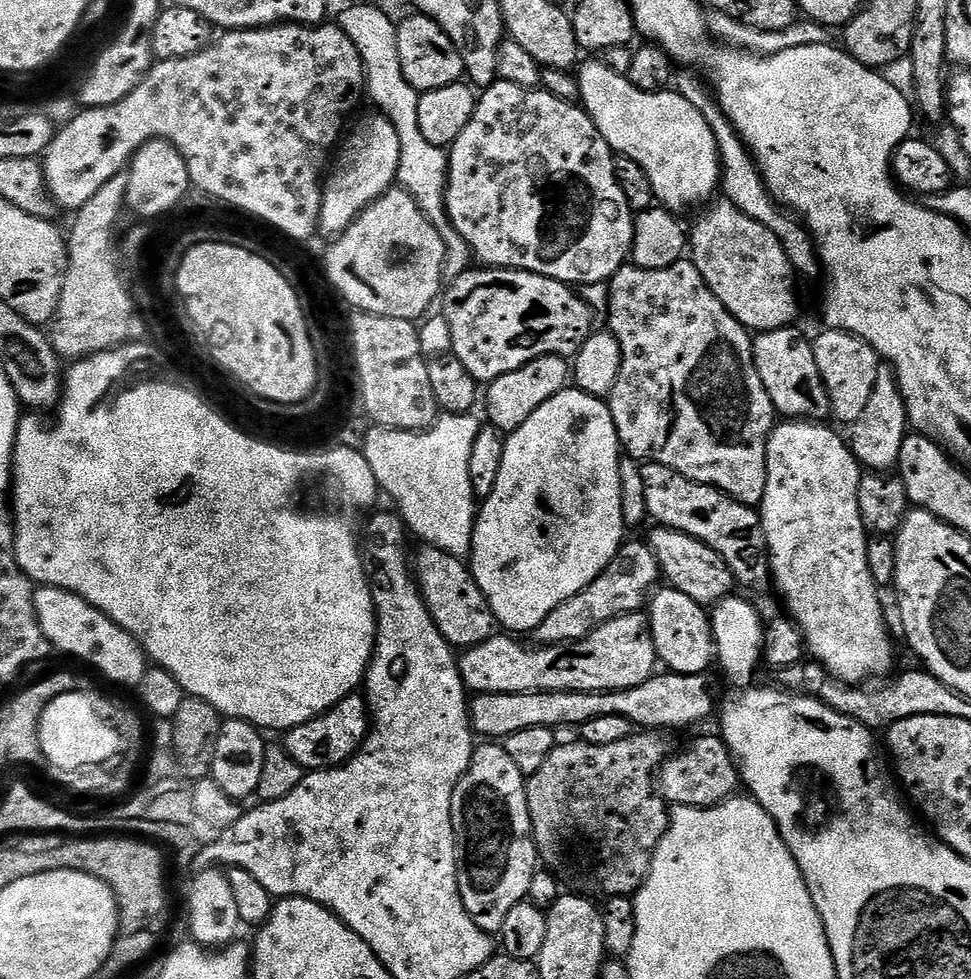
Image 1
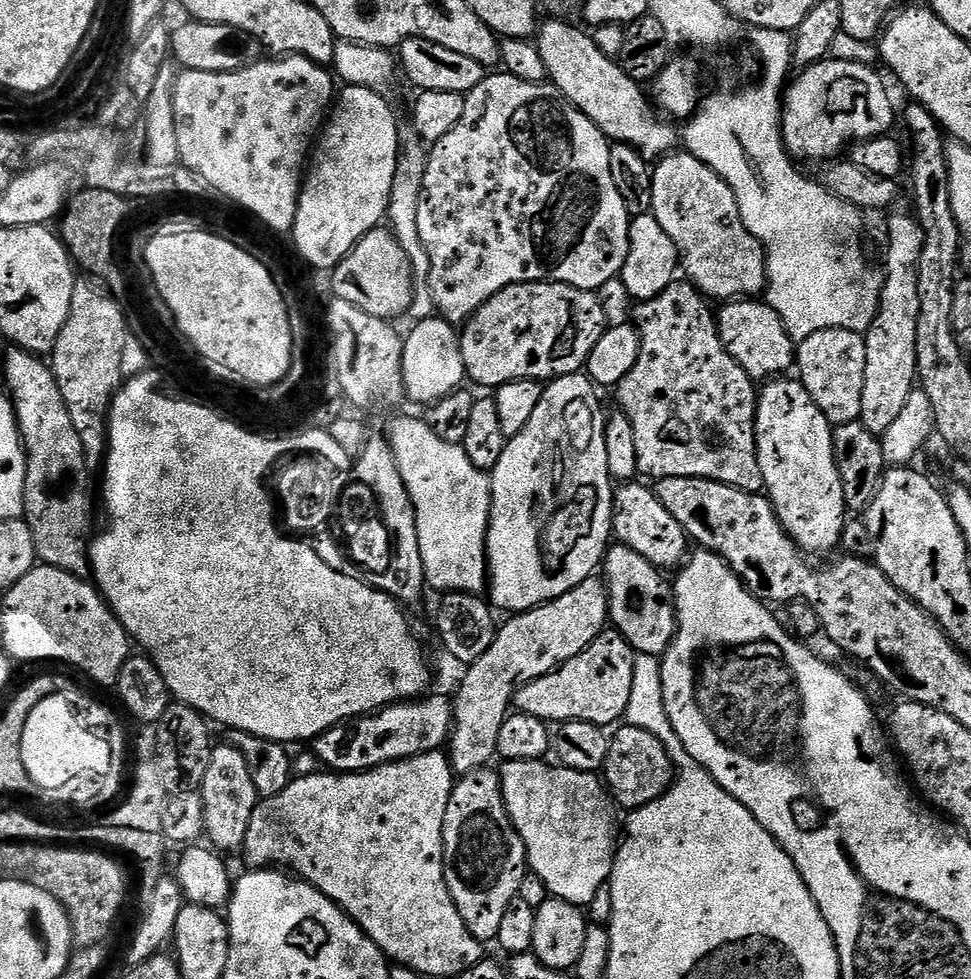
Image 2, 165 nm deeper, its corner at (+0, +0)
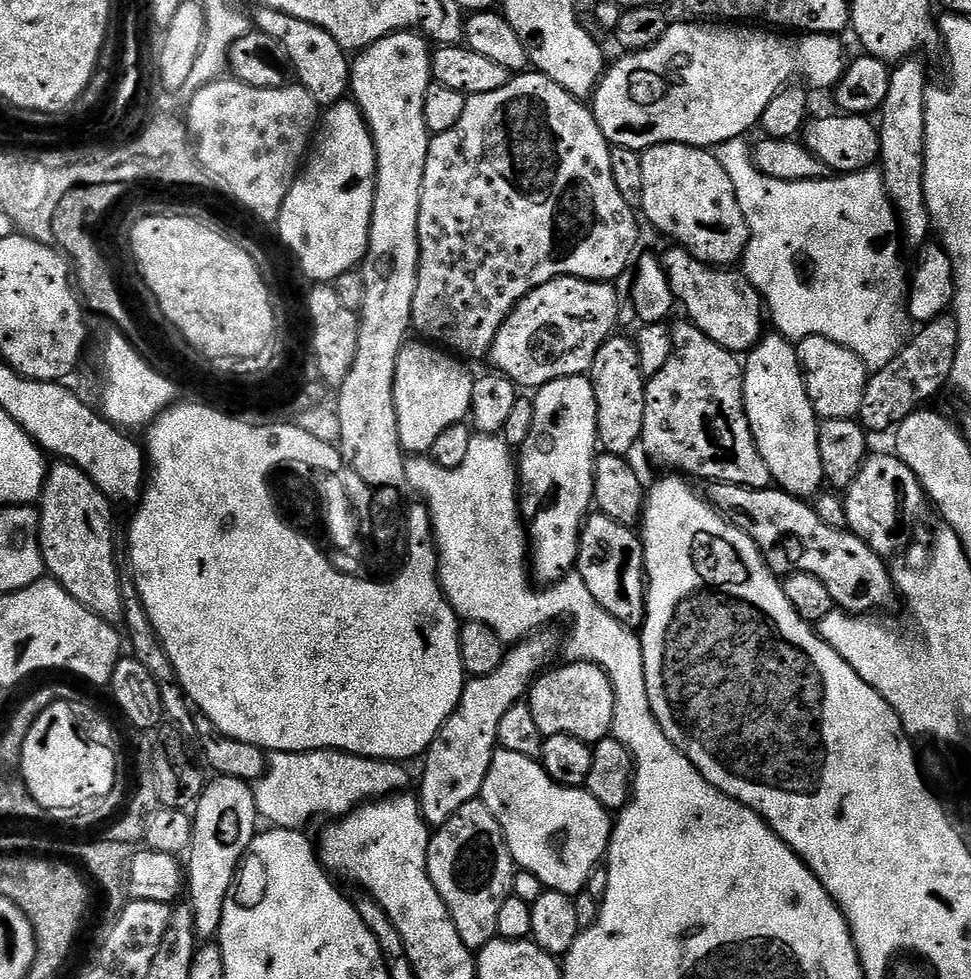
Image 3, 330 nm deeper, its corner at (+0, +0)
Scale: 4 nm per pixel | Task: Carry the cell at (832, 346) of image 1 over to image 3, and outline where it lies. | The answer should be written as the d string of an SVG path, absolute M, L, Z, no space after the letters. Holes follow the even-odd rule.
M805 335L801 340L804 341L796 344L796 353L800 369L804 372L804 385L817 417L820 420L851 420L859 417L862 394L868 385L870 372L858 358L858 354L838 342L830 342L830 338L825 336Z

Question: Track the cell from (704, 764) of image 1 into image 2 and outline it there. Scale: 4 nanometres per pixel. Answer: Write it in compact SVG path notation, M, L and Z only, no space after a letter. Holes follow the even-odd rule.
M625 723L623 727L617 727L616 736L614 732L611 737L612 745L602 769L602 779L619 807L621 804L627 810L635 810L654 802L672 787L674 760L672 764L660 736L650 734L645 728L630 723Z

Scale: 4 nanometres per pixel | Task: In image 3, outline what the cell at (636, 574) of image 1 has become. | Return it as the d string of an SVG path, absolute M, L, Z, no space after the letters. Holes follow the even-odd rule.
M541 630L511 645L494 674L469 679L459 706L448 715L434 742L424 753L424 773L420 776L418 799L420 813L433 829L441 828L454 813L466 806L466 802L480 796L492 765L492 754L498 748L498 722L502 722L510 706L521 703L527 697L532 681L553 663L551 660L561 651L561 633L559 636L548 631L552 630Z

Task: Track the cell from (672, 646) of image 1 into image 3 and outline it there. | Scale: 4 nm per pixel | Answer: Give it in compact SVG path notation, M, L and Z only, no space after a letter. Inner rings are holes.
M599 514L589 515L584 521L584 529L580 531L580 549L576 555L575 571L582 578L586 590L594 594L598 606L606 610L606 614L618 618L618 622L633 630L643 625L648 601L648 581L644 571L644 542L629 525L619 524L618 521Z

